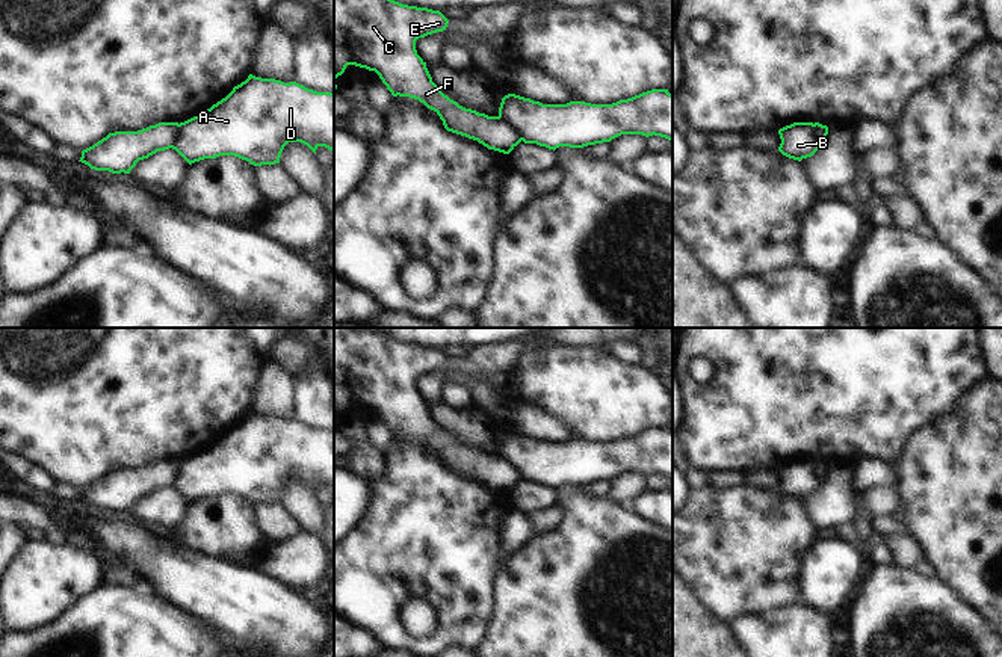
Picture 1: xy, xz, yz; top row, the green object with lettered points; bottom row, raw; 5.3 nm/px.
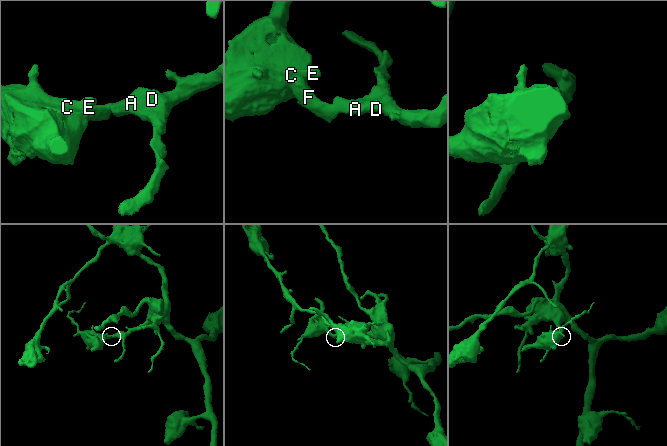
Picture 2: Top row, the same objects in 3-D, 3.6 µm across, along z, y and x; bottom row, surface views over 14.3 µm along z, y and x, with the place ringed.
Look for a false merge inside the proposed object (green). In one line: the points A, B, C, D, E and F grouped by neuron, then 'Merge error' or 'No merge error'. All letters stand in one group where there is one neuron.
Groups: A B D / C E F. Merge error

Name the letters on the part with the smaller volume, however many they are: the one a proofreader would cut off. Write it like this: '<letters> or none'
C, E, F

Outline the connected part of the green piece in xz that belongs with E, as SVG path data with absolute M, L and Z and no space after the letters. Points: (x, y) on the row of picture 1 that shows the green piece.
M334 0L334 80L348 65L375 71L393 97L419 100L440 116L447 131L509 154L521 142L518 131L500 116L465 109L444 95L432 82L426 62L417 54L416 41L446 30L447 24L449 20L440 11L394 0Z

